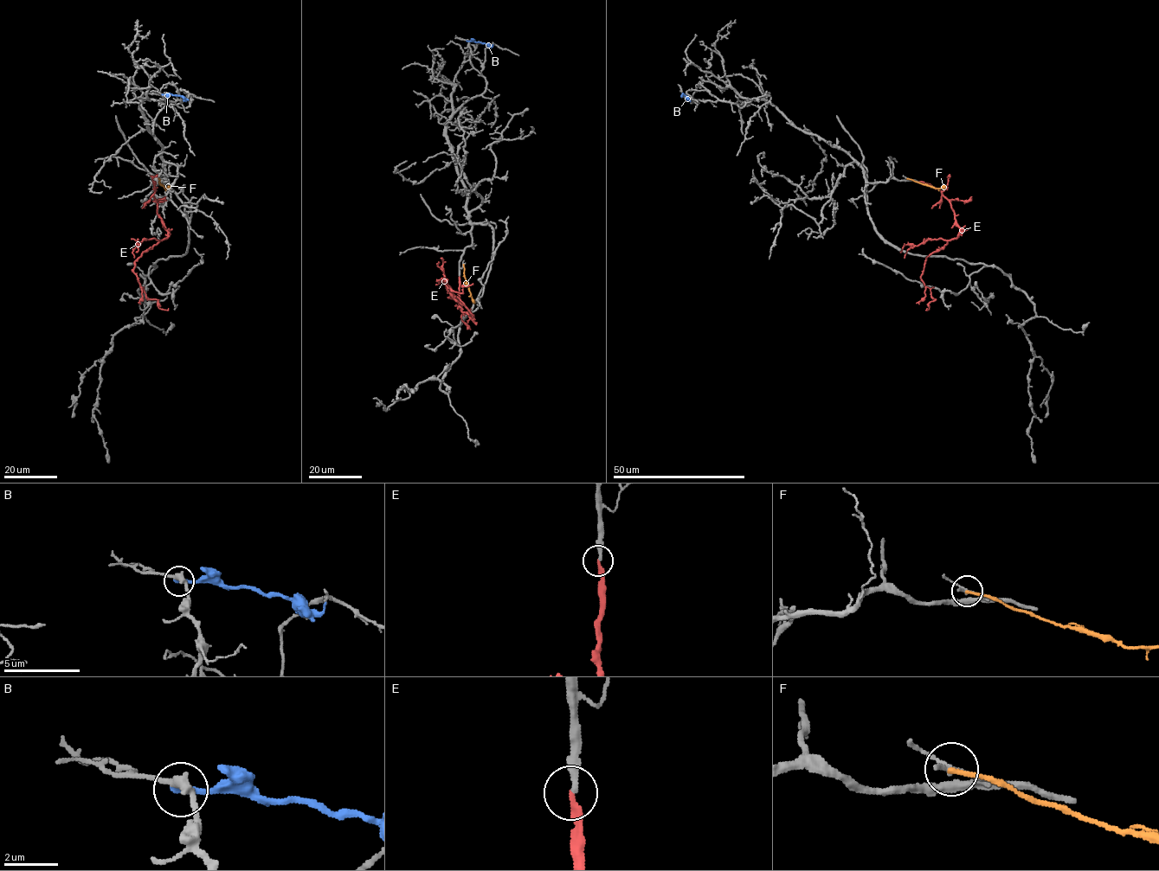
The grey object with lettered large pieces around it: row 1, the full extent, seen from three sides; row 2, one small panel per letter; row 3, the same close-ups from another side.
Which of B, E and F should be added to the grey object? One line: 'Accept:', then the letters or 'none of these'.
Accept: E

